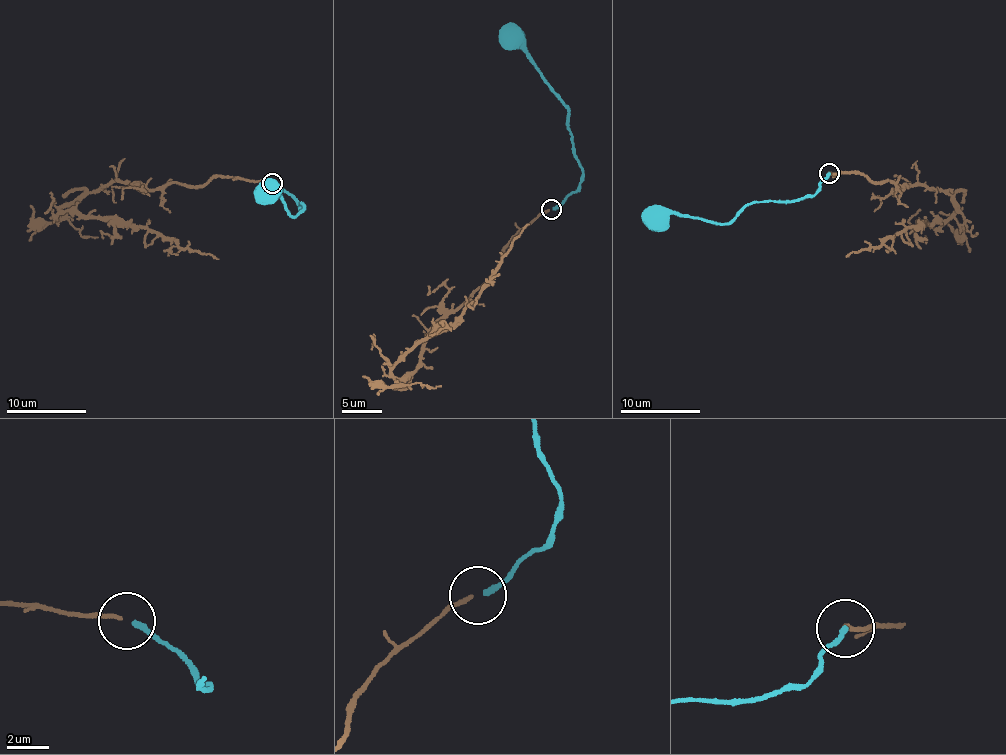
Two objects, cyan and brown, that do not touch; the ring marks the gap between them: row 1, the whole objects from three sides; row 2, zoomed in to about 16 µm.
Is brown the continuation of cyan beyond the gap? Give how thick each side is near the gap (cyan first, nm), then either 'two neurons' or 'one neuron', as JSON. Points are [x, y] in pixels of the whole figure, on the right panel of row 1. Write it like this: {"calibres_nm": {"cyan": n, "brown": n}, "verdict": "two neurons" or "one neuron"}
{"calibres_nm": {"cyan": 280, "brown": 190}, "verdict": "one neuron"}

